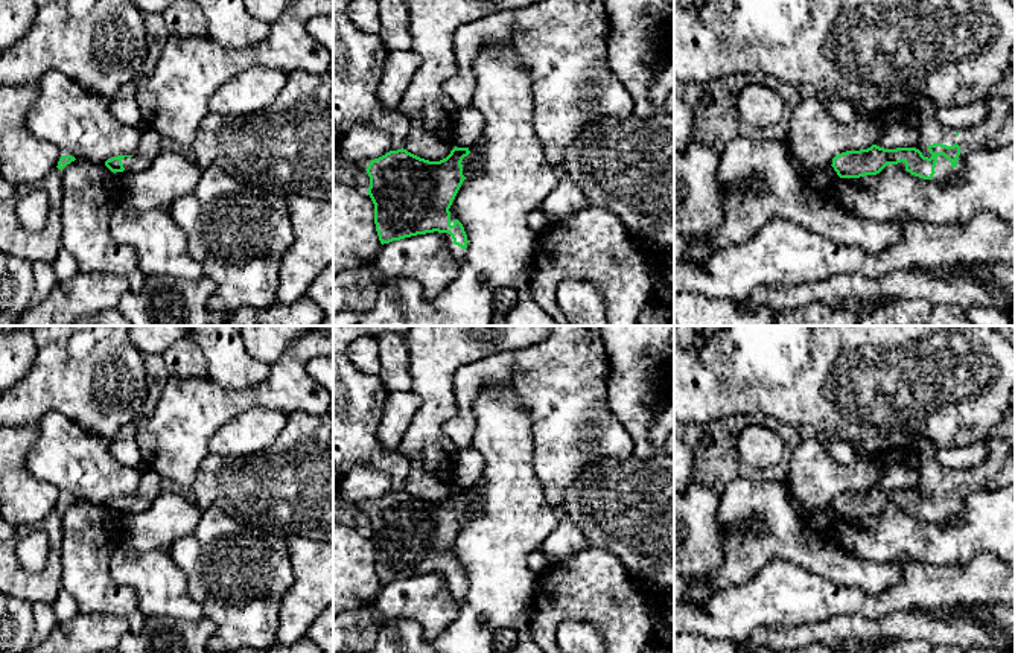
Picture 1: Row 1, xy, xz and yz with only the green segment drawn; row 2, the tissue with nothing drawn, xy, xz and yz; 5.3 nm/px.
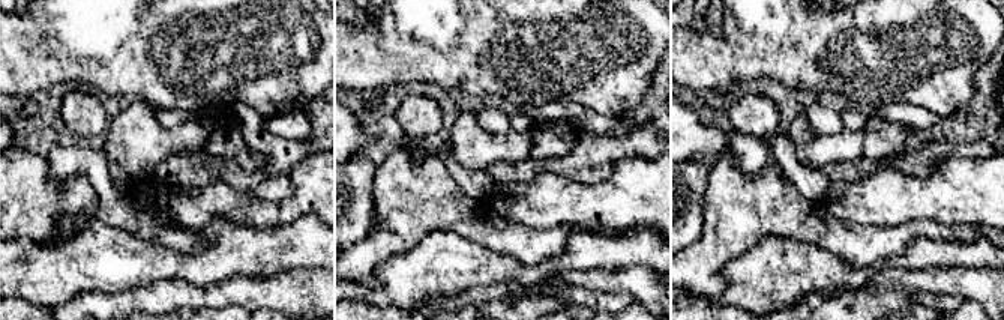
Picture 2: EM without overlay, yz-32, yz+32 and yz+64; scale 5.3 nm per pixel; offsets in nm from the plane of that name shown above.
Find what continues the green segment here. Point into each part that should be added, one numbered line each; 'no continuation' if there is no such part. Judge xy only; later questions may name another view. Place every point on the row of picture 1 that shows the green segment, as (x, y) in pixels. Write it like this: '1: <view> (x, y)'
1: xy (149, 145)

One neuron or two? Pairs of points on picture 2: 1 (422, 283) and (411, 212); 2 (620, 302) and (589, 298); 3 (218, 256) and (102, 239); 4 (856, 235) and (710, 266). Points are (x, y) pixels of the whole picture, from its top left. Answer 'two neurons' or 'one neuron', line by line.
1: two neurons
2: one neuron
3: one neuron
4: one neuron

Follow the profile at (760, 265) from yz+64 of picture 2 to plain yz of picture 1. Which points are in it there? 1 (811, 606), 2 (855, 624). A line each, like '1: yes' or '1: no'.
1: yes
2: no

